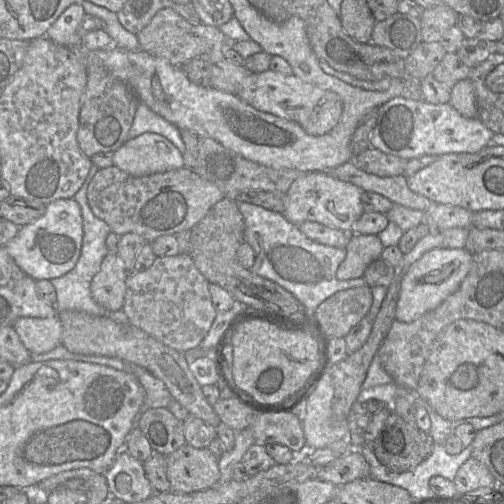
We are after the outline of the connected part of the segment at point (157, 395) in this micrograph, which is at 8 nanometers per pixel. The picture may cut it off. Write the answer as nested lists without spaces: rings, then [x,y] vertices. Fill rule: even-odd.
[[[121,360],[125,368],[105,365],[120,371],[134,374],[145,390],[145,408],[166,408],[173,400],[165,384],[154,377],[148,370],[138,365]]]

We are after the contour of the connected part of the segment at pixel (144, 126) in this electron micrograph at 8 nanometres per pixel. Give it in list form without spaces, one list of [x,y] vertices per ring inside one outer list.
[[[139,102],[127,140],[146,132],[152,132],[165,137],[184,154],[185,144],[181,138],[180,130],[153,112],[145,103]]]

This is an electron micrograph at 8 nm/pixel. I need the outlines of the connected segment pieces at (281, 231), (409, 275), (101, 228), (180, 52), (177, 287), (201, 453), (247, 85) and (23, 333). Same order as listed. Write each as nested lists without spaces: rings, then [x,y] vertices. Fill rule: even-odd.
[[[237,201],[237,205],[245,223],[244,241],[255,252],[255,262],[250,271],[293,294],[309,313],[314,314],[324,300],[338,291],[367,285],[363,277],[337,279],[336,271],[346,257],[345,249],[326,246],[307,238],[298,225],[290,222],[283,213],[240,201]]]
[[[436,248],[424,253],[402,277],[395,320],[410,323],[438,307],[459,288],[471,262],[472,253],[467,249]]]
[[[91,164],[89,173],[83,185],[73,197],[81,208],[81,214],[83,219],[83,239],[80,255],[73,269],[60,277],[50,279],[50,282],[56,290],[57,299],[55,303],[55,308],[57,312],[75,310],[97,316],[109,316],[109,313],[112,312],[96,303],[93,300],[90,291],[90,284],[92,278],[99,271],[102,260],[109,252],[106,246],[106,238],[111,232],[109,225],[104,220],[95,216],[87,200],[88,185],[98,169],[99,168],[95,164]]]
[[[163,8],[157,11],[150,22],[137,34],[137,39],[142,50],[166,59],[177,66],[182,66],[192,58],[201,57],[216,43],[229,43],[218,27],[203,23],[190,23],[171,8]]]
[[[186,253],[156,257],[148,269],[128,272],[122,309],[129,323],[180,352],[197,348],[217,315],[209,282]]]
[[[189,444],[166,456],[166,475],[170,483],[170,491],[176,493],[193,493],[215,486],[219,480],[218,457],[208,448],[194,448]]]
[[[270,69],[252,73],[236,94],[259,111],[298,123],[312,136],[321,136],[331,131],[338,124],[343,111],[343,102],[336,93],[304,82],[294,74],[284,75]]]
[[[58,316],[21,317],[12,327],[31,354],[46,353],[61,345],[63,328]]]

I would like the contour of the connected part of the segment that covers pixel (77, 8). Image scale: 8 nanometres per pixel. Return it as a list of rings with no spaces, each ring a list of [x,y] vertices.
[[[80,3],[71,4],[49,27],[44,37],[55,44],[80,48],[82,38],[76,34],[76,29],[84,15],[85,12]]]

